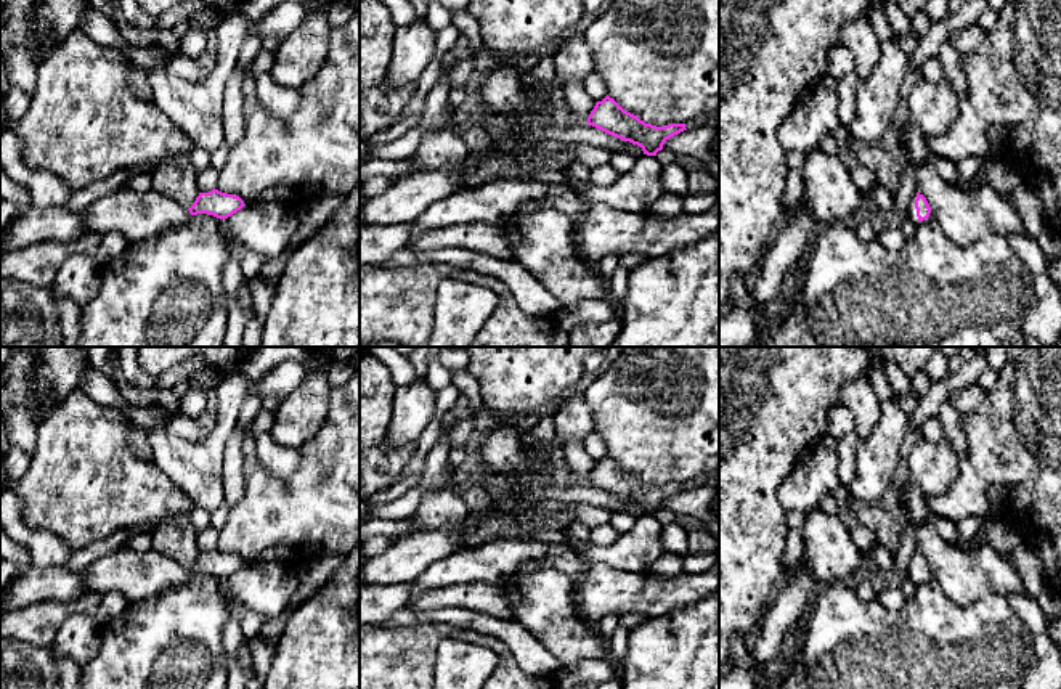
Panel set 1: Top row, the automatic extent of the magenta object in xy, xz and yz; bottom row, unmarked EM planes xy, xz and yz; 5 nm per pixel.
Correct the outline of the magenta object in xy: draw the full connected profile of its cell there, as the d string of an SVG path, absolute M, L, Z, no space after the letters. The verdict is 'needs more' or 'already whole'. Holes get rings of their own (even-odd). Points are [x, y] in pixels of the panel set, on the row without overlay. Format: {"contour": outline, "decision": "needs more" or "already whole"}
{"contour": "M128 546L108 552L85 569L83 593L117 591L128 601L141 601L188 583L197 573L228 578L244 567L239 556L218 549L199 552L194 564L185 569L156 549L135 552Z", "decision": "needs more"}

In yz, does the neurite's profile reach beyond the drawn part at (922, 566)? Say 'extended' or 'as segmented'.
extended

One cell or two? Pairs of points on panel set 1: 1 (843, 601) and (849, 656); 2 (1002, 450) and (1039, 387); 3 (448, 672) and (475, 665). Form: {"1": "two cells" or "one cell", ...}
{"1": "one cell", "2": "one cell", "3": "one cell"}

